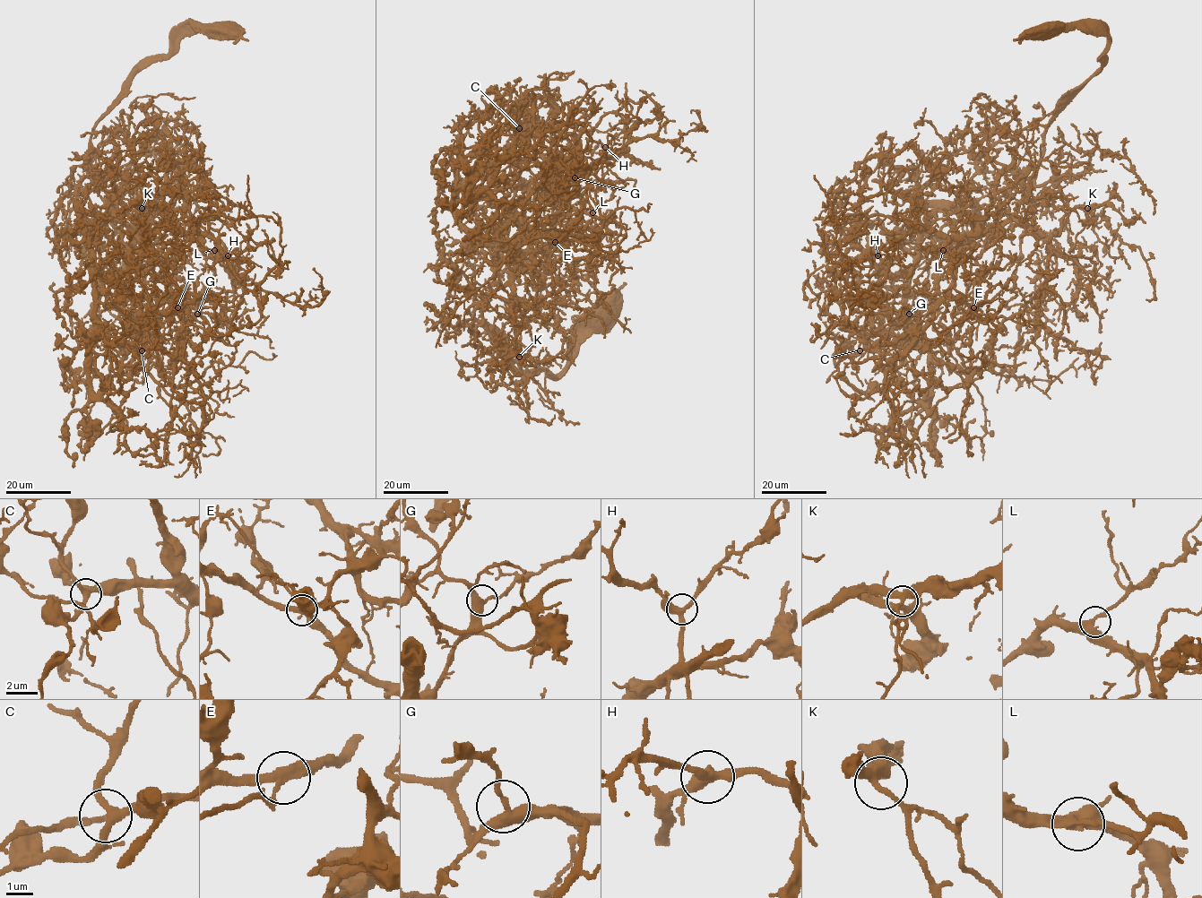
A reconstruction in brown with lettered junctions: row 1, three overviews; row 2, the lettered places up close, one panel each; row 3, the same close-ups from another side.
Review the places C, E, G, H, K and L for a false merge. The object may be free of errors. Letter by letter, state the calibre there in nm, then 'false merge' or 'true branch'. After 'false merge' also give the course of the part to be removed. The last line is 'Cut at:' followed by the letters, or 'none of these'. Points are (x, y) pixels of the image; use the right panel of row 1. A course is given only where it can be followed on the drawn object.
C: 280 nm thick; true branch
E: 320 nm thick; false merge; foreign part runs (973, 307), (951, 342), (972, 375), (979, 370), (953, 386), (906, 442), (895, 396), (919, 384), (920, 396)
G: 360 nm thick; true branch
H: 340 nm thick; true branch
K: 300 nm thick; true branch
L: 320 nm thick; true branch
Cut at: E

